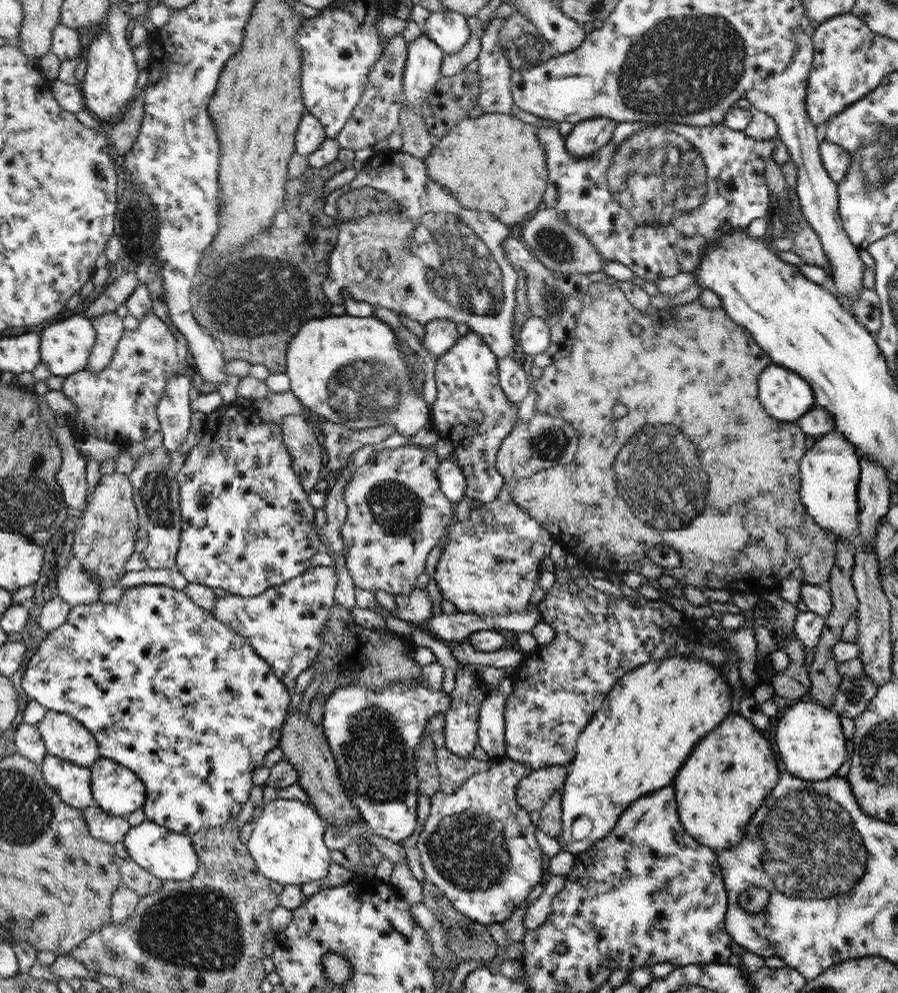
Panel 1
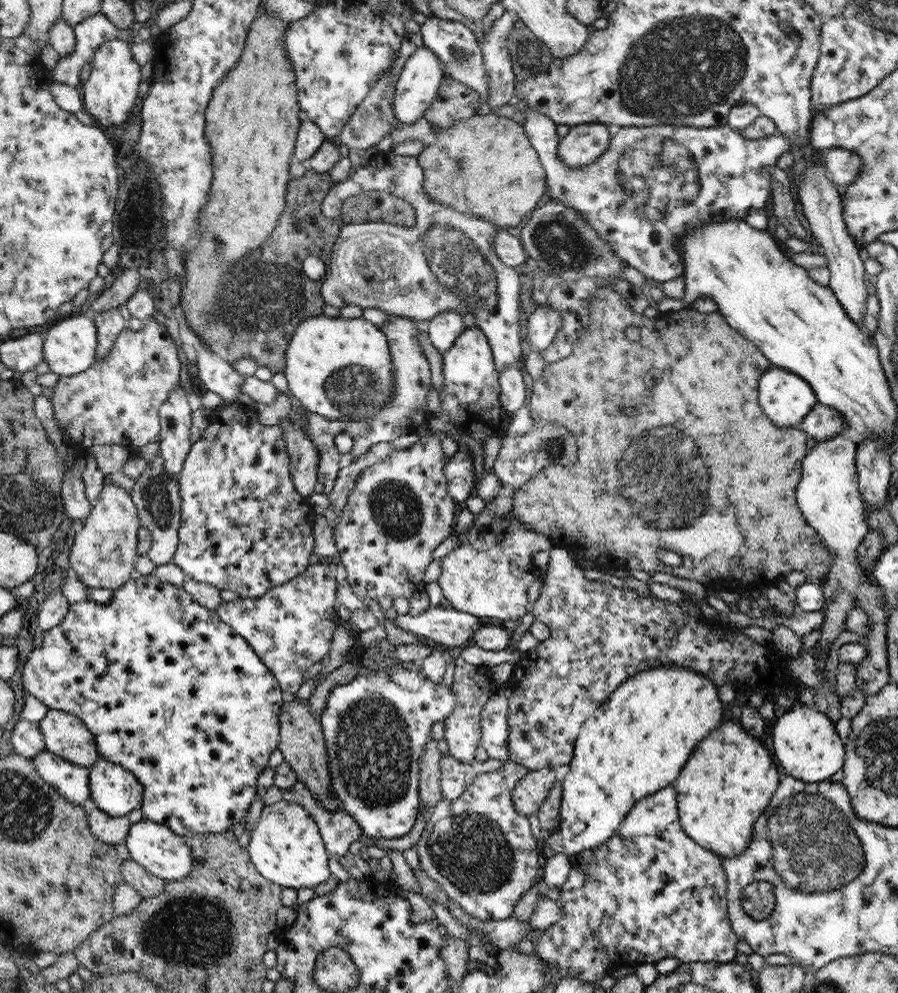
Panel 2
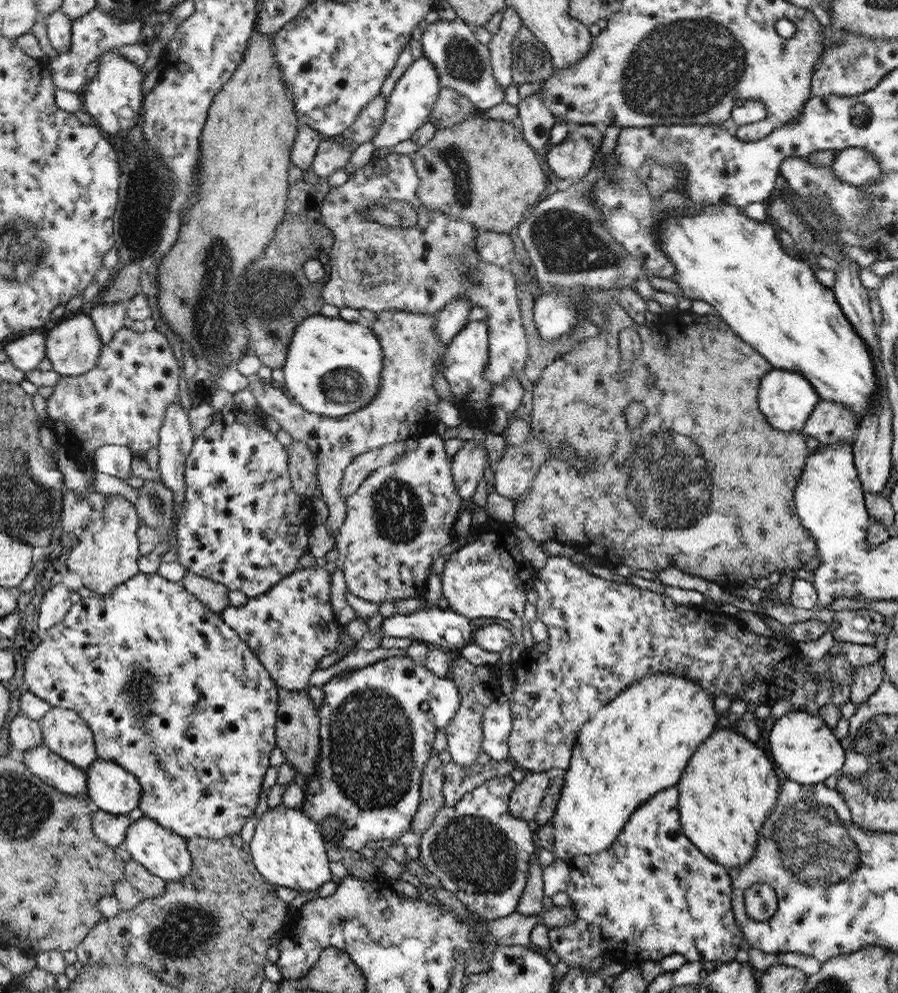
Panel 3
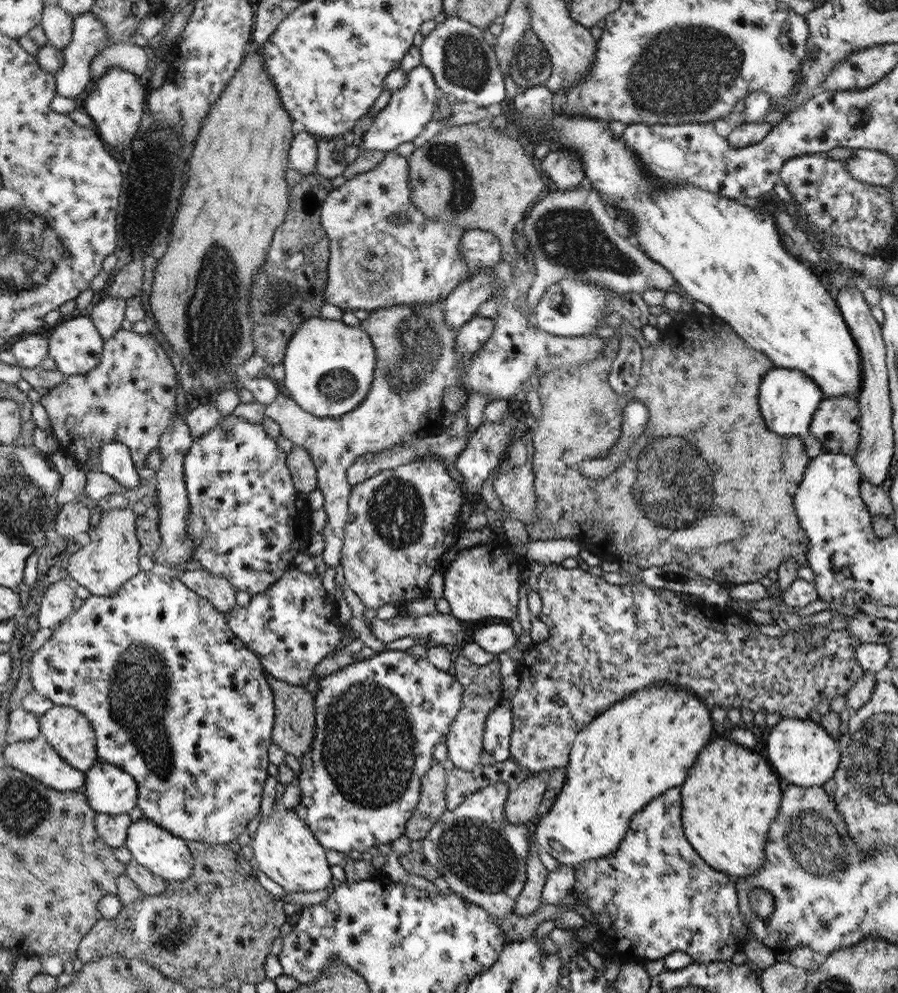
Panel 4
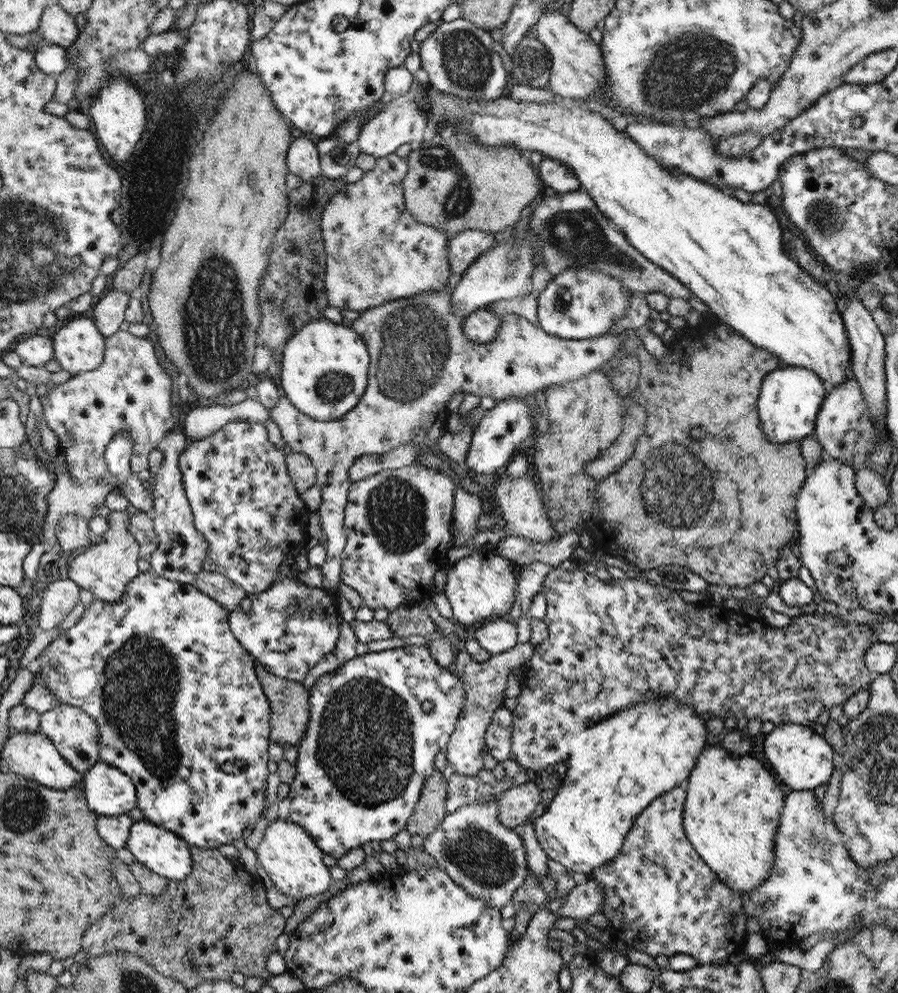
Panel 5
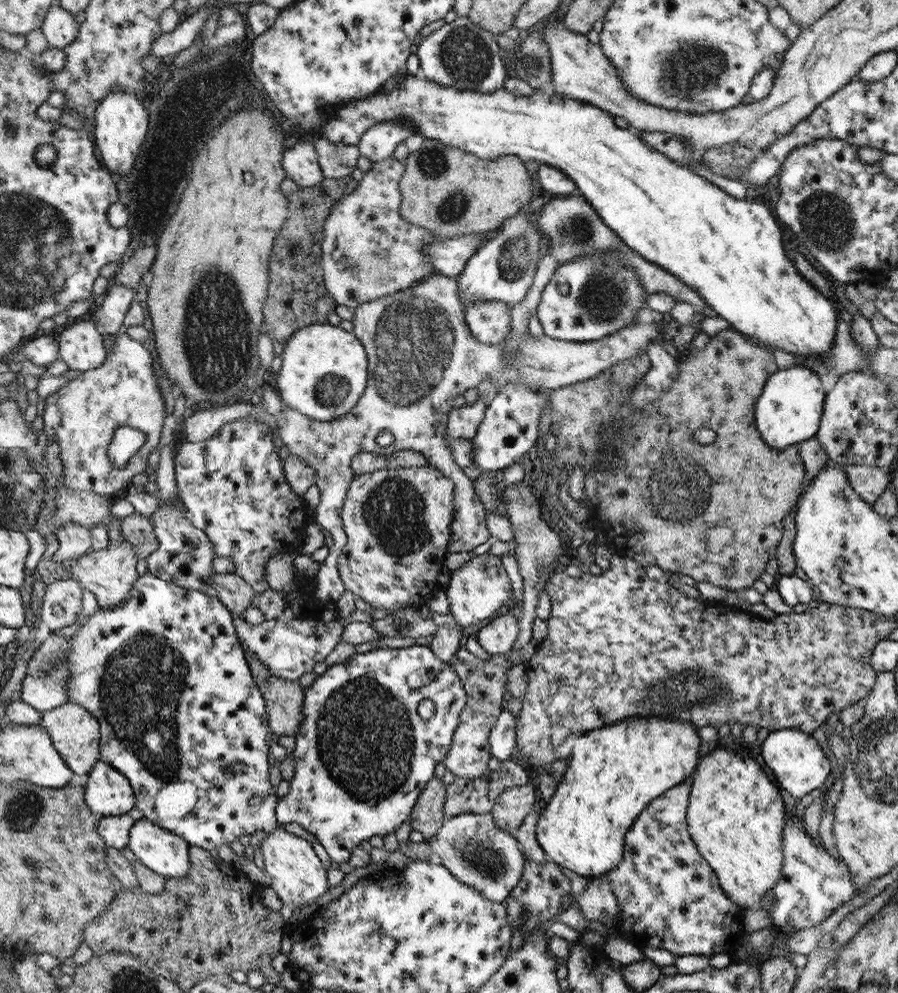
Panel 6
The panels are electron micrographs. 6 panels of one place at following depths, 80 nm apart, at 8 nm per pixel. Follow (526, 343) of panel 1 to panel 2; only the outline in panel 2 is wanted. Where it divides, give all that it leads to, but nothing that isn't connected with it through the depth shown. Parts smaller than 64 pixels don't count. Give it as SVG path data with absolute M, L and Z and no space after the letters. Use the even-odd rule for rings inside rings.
M538 305L527 320L528 342L541 352L551 346L563 326L563 316L548 305Z

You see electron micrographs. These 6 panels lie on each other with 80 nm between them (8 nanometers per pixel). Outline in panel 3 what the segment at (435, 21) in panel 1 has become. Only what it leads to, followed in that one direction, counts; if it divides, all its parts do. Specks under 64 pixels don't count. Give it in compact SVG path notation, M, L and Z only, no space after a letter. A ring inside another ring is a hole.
M459 18L452 21L439 19L433 24L428 24L421 42L423 56L435 66L441 88L458 91L482 111L505 101L505 92L502 92L500 84L496 84L493 78L489 48L478 41L472 26Z

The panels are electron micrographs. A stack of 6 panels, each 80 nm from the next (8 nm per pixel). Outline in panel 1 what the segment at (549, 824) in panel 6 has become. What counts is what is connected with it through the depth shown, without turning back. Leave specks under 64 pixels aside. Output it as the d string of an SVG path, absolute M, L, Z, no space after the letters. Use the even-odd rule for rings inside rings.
M677 654L643 664L619 680L604 700L603 707L595 712L594 718L579 735L578 754L567 766L567 780L561 790L561 833L556 838L561 851L576 856L588 850L598 840L611 834L621 814L632 803L674 782L682 769L682 762L686 762L698 740L722 723L732 708L730 687L714 667L703 658ZM579 816L588 816L592 820L592 830L586 838L576 841L572 837L571 826Z

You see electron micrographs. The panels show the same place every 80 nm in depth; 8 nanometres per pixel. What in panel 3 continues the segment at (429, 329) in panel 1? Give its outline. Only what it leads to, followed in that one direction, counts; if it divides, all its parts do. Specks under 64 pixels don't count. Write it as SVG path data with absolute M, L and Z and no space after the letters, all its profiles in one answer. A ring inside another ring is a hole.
M455 298L446 307L435 313L435 327L444 346L458 335L460 331L469 323L468 316L472 310L474 302L472 300Z

